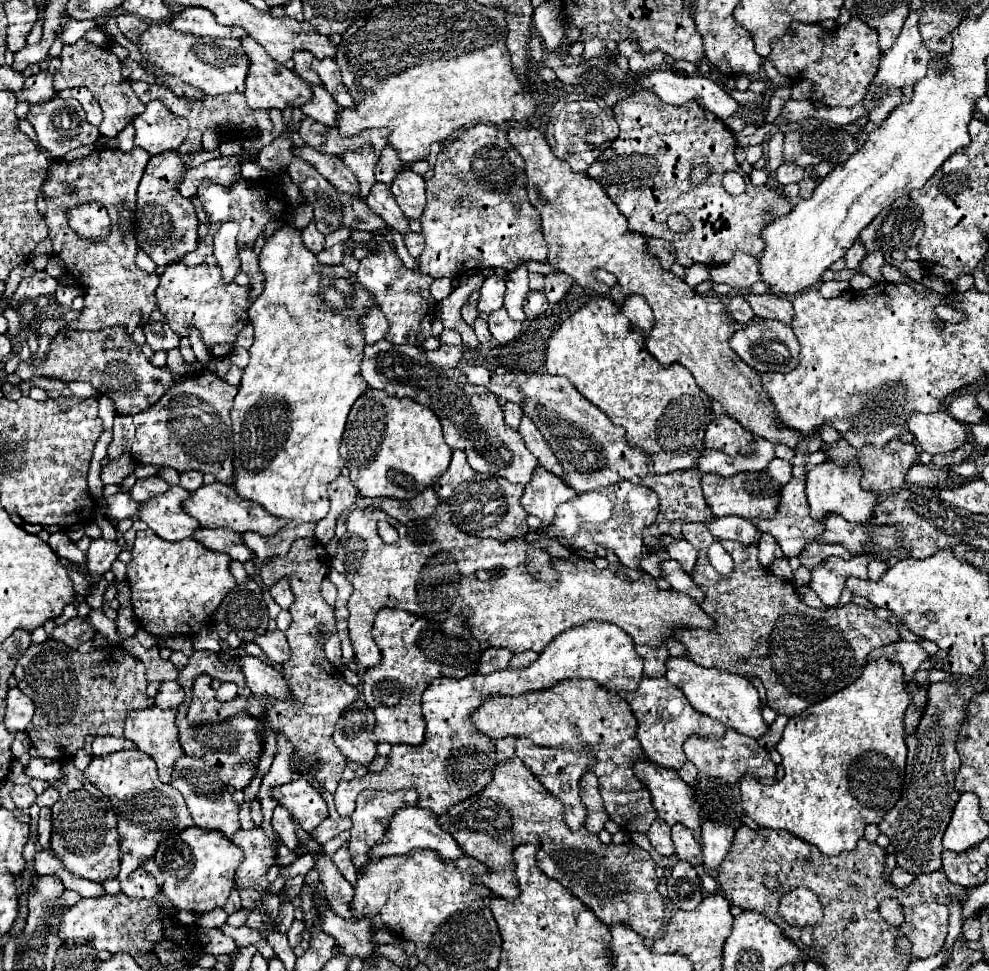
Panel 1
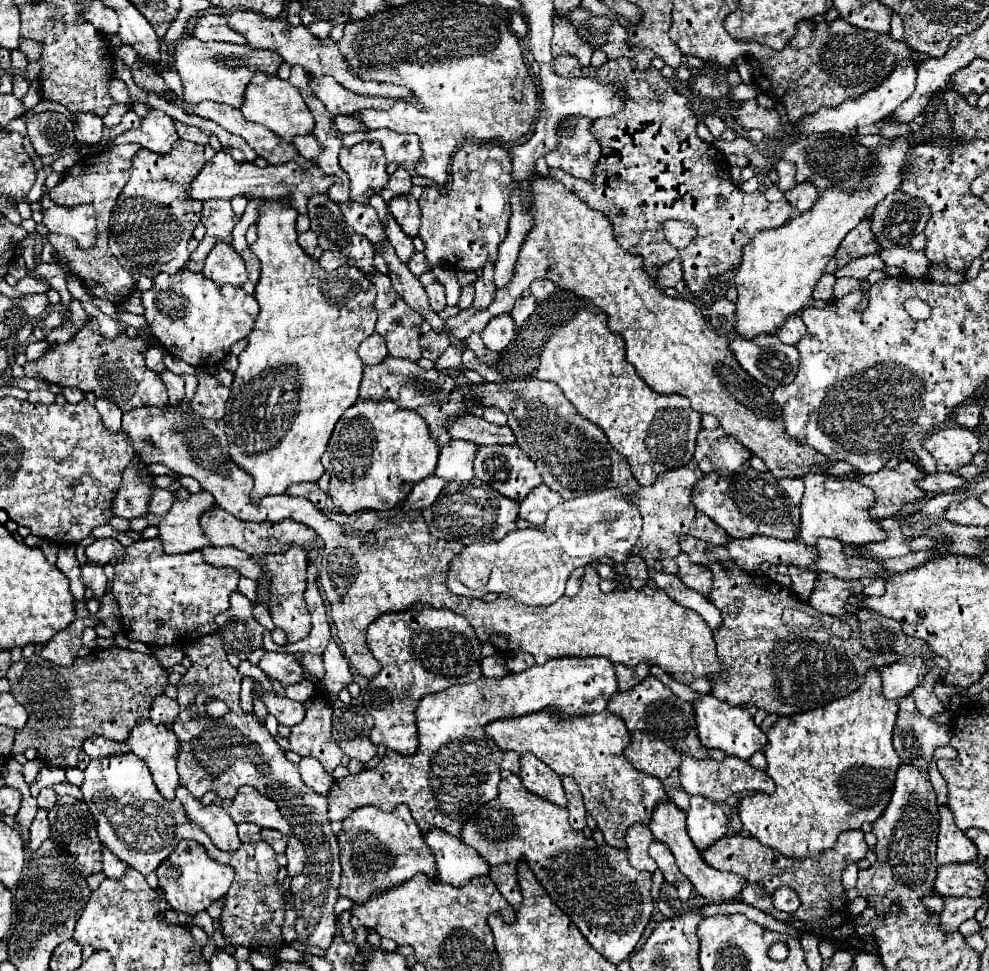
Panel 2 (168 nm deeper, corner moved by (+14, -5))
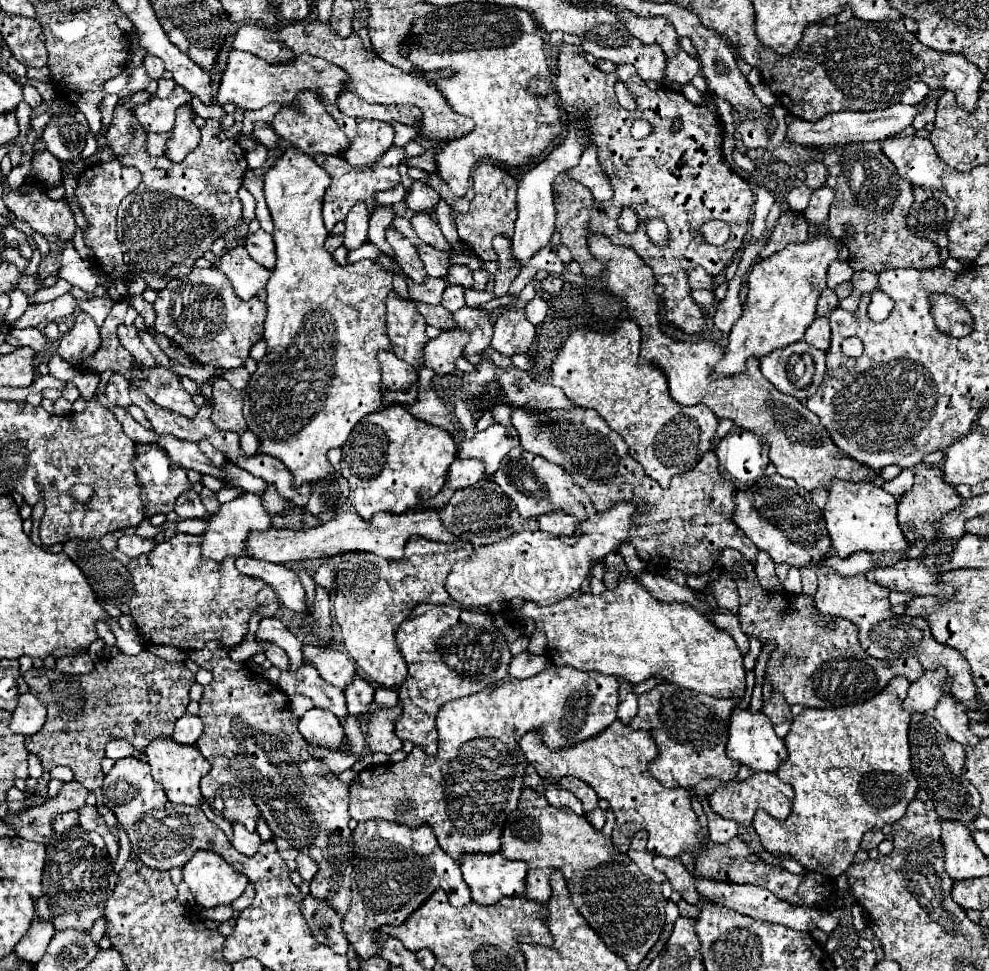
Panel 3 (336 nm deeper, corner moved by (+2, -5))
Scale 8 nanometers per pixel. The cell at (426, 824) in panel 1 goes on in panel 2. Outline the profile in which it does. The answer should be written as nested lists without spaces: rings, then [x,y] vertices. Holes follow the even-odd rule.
[[[429,829],[429,833],[423,833],[423,841],[435,855],[437,879],[443,883],[463,885],[477,875],[487,875],[489,871],[487,861],[483,861],[473,847],[461,843],[443,829]]]

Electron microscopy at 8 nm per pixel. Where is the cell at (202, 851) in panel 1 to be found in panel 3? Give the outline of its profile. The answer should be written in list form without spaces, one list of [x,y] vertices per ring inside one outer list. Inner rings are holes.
[[[197,851],[187,861],[187,865],[183,867],[183,881],[189,885],[191,893],[195,895],[195,901],[199,905],[203,905],[205,909],[211,909],[217,905],[227,905],[227,903],[235,901],[249,883],[245,875],[233,871],[233,867],[229,867],[221,855],[211,853],[211,851]]]

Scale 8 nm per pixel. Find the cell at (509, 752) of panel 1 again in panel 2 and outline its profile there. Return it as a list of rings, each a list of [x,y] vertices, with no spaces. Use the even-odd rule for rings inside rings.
[[[505,751],[503,753],[503,761],[501,761],[501,775],[509,775],[509,773],[517,773],[519,771],[519,755],[513,751]]]

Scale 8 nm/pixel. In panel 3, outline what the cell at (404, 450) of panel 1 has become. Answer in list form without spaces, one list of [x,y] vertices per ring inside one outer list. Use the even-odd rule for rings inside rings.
[[[401,405],[383,407],[363,417],[343,445],[341,473],[351,485],[349,503],[365,521],[377,511],[403,513],[445,487],[445,475],[455,457],[455,439],[445,429],[415,419]]]

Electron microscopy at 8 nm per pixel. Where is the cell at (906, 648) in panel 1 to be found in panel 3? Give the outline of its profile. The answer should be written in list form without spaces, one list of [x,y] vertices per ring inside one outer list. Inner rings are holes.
[[[947,669],[925,671],[921,679],[913,681],[909,687],[909,697],[903,701],[903,709],[915,713],[929,713],[937,707],[937,701],[943,695],[947,679]]]

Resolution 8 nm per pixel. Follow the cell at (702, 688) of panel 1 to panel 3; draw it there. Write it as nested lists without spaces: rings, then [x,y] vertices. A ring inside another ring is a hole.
[[[735,709],[731,715],[727,757],[739,761],[741,765],[747,765],[753,773],[775,773],[787,757],[787,747],[783,745],[783,739],[775,735],[769,717],[765,717],[763,713],[751,713],[747,709]]]

